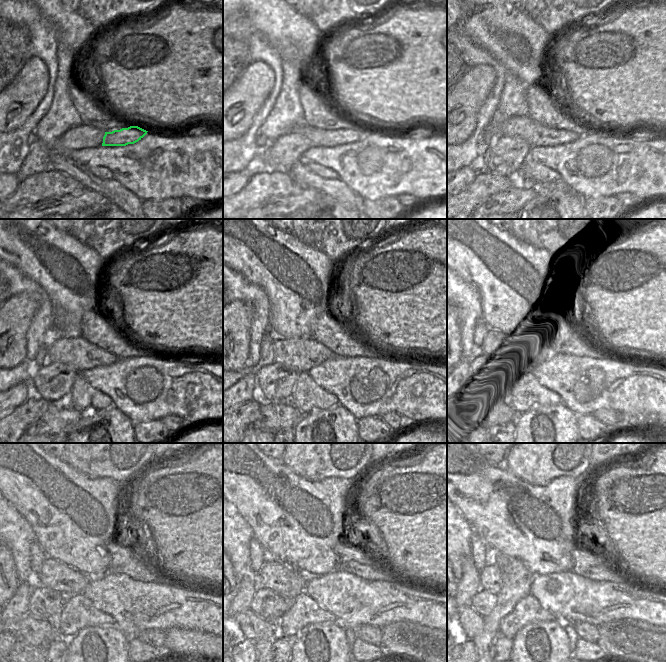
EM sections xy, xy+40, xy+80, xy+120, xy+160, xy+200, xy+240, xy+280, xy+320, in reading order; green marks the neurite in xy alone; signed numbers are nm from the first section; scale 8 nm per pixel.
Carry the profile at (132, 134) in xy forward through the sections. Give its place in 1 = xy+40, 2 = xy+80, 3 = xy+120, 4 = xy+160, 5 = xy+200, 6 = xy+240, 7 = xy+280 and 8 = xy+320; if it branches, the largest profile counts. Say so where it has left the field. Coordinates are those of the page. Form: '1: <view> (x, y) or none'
1: xy+40 (318, 138)
2: xy+80 (533, 133)
3: xy+120 (76, 352)
4: xy+160 (298, 354)
5: xy+200 (521, 357)
6: xy+240 (59, 577)
7: xy+280 (285, 580)
8: xy+320 (490, 577)

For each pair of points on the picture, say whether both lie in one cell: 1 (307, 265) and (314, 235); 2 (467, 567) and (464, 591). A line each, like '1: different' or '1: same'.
1: different
2: same

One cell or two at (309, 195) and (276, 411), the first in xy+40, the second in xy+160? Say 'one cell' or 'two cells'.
one cell

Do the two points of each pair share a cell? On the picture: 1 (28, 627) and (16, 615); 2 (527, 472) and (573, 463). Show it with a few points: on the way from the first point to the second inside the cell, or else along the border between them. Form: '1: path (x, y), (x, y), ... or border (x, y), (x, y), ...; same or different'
1: border (28, 613), (17, 625), (16, 631); different
2: path (538, 464), (562, 463); same

